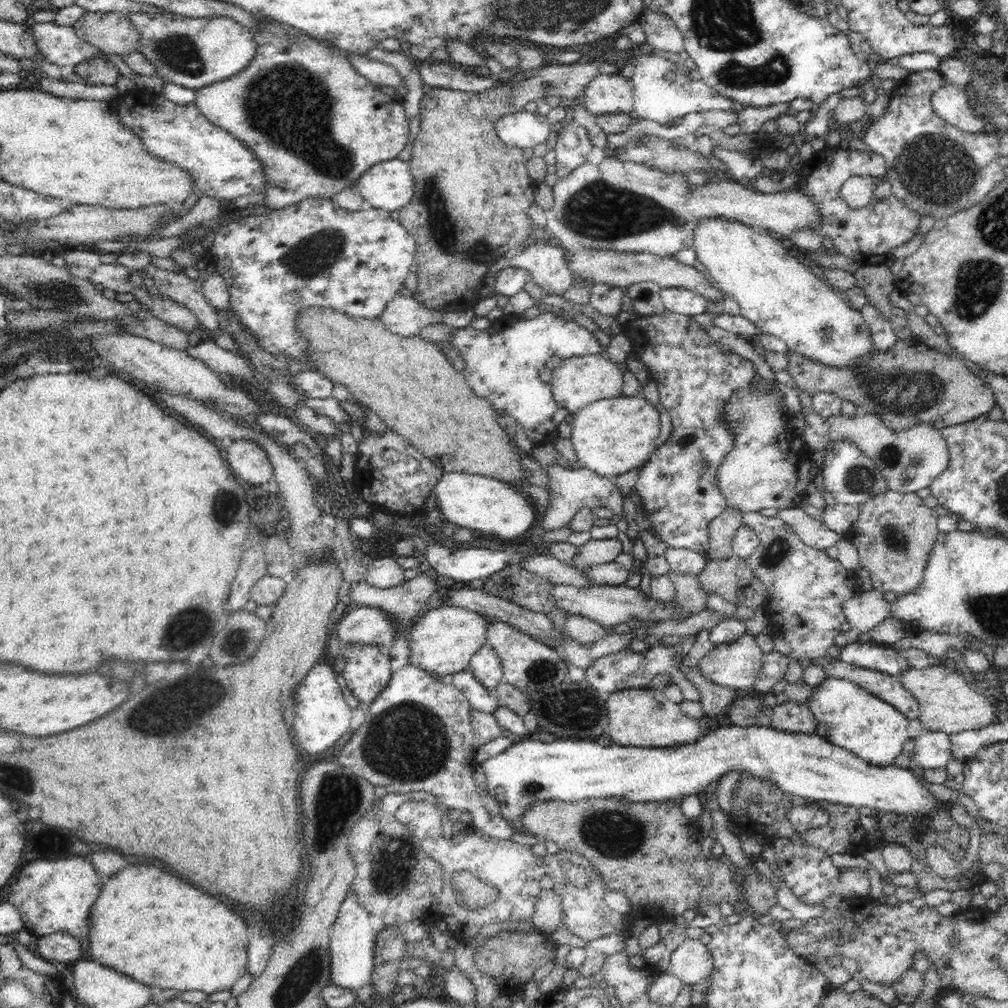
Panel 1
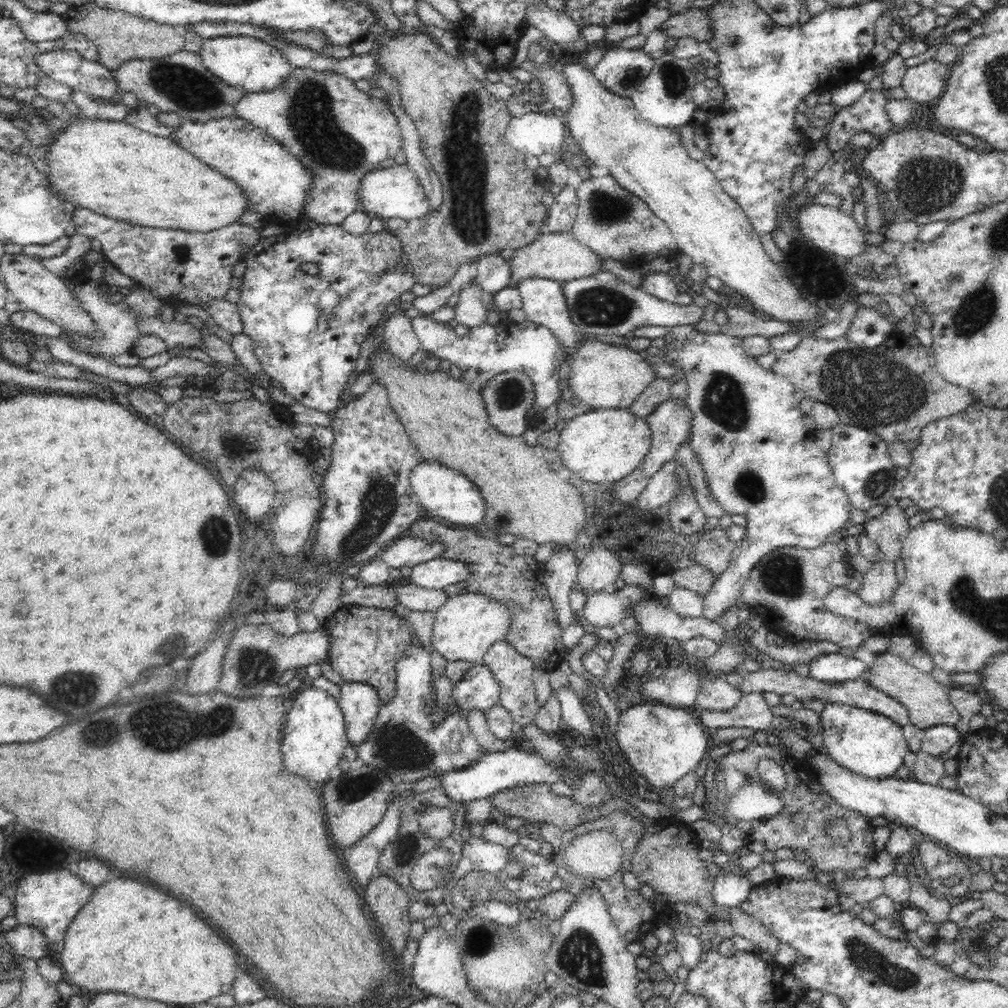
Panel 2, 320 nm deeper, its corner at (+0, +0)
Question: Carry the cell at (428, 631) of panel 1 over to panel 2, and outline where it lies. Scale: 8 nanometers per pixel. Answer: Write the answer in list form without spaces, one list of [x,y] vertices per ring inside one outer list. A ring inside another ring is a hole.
[[[457,593],[435,612],[432,647],[448,661],[464,660],[481,663],[486,651],[498,640],[504,640],[510,630],[510,610],[498,599],[480,593]]]

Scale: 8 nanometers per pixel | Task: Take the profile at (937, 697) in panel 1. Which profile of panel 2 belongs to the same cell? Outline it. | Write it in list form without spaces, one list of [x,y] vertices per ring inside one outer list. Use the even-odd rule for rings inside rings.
[[[888,652],[876,655],[876,661],[867,670],[864,679],[869,682],[870,686],[901,702],[908,709],[909,723],[918,728],[927,729],[938,725],[954,727],[958,722],[958,709],[954,708],[950,699],[948,699],[951,687],[943,686],[930,673],[921,671],[912,666],[910,661],[906,661],[897,655],[892,655]]]

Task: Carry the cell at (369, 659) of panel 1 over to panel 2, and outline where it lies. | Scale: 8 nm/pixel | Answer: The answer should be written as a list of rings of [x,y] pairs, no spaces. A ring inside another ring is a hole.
[[[344,682],[338,700],[345,723],[346,741],[350,746],[366,742],[381,707],[378,693],[363,682]]]

